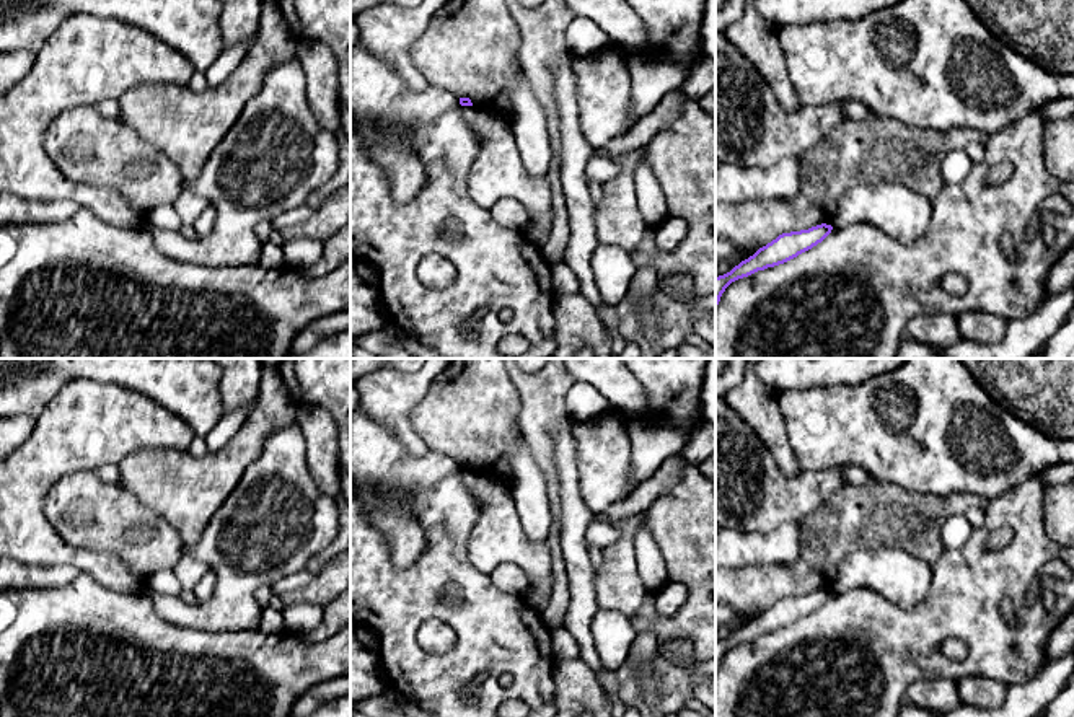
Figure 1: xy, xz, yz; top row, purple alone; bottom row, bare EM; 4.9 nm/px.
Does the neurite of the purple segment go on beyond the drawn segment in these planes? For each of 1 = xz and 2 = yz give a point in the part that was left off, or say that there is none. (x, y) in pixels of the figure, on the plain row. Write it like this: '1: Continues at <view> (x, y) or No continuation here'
1: No continuation here
2: No continuation here

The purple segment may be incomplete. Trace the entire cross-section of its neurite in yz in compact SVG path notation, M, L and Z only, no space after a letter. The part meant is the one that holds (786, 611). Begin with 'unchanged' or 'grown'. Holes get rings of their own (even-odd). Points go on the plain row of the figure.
unchanged; M821 588L808 595L782 598L766 611L759 613L753 621L742 626L730 637L715 642L715 675L722 658L732 647L797 622L821 608L831 595L831 590Z

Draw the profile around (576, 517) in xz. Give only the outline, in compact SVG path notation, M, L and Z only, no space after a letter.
M566 417L549 427L556 445L556 463L561 477L561 548L567 567L570 605L566 629L580 649L580 660L595 673L603 666L593 644L592 621L598 611L593 569L588 556L585 531L593 513L580 494L580 476L577 471L575 438L572 419Z

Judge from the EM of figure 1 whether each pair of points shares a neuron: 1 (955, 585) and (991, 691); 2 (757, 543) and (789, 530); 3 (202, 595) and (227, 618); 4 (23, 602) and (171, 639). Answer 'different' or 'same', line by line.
1: different
2: same
3: different
4: same

